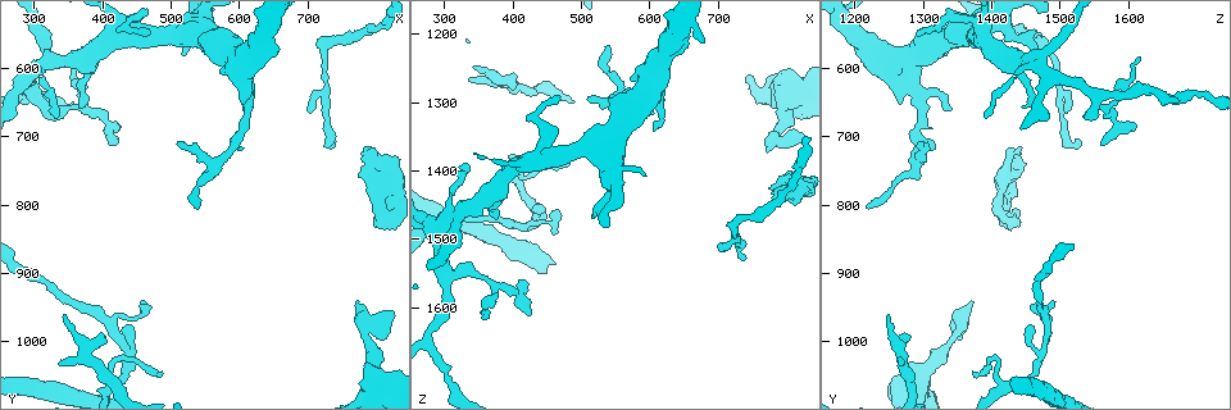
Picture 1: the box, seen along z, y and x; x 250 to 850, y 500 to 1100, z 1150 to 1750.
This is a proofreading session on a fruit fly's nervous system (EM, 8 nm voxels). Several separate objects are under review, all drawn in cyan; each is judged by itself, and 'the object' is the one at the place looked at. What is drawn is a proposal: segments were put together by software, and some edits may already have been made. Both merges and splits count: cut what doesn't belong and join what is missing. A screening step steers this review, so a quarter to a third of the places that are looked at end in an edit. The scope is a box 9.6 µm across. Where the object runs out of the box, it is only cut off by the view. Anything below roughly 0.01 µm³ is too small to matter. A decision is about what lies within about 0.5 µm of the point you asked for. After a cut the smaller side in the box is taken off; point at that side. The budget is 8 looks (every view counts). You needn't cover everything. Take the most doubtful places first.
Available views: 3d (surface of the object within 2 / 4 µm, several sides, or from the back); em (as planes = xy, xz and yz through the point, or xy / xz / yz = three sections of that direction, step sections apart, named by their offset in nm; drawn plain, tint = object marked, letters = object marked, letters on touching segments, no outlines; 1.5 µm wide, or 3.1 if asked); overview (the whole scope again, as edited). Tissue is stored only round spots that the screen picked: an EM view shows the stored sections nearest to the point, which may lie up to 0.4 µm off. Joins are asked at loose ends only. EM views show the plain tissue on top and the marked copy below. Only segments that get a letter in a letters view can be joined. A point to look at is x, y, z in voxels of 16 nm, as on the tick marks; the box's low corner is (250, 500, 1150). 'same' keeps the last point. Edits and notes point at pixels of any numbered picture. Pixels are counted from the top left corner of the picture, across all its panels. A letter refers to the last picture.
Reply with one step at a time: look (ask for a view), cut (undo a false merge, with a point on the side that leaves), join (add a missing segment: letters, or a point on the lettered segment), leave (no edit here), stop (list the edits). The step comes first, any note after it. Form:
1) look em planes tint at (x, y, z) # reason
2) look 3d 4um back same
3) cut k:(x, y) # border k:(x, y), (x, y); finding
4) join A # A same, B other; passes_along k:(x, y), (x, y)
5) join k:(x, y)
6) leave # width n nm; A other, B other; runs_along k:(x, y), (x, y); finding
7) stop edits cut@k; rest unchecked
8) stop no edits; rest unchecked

look em planes letters at (800, 830, 1440) # free end

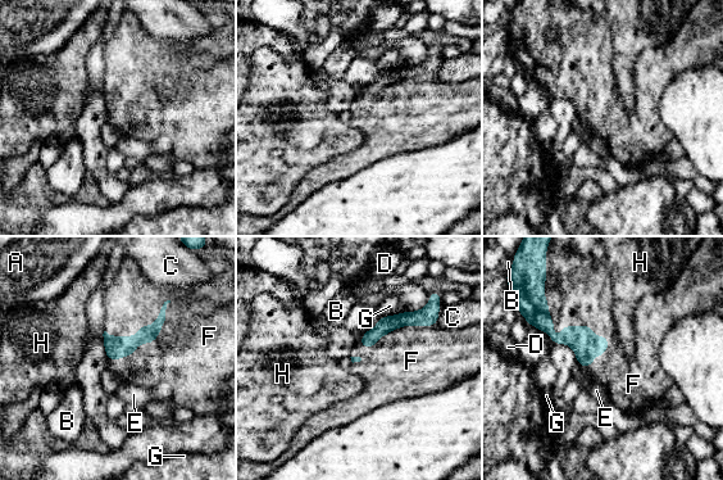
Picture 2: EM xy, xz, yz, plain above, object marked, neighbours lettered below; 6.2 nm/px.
join F # A other, B other, C other, D other, E other, F same, G other, H other; passes_along 2:(117, 347), (146, 342), (183, 356); the cell continues

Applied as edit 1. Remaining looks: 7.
look overview # see it whole again

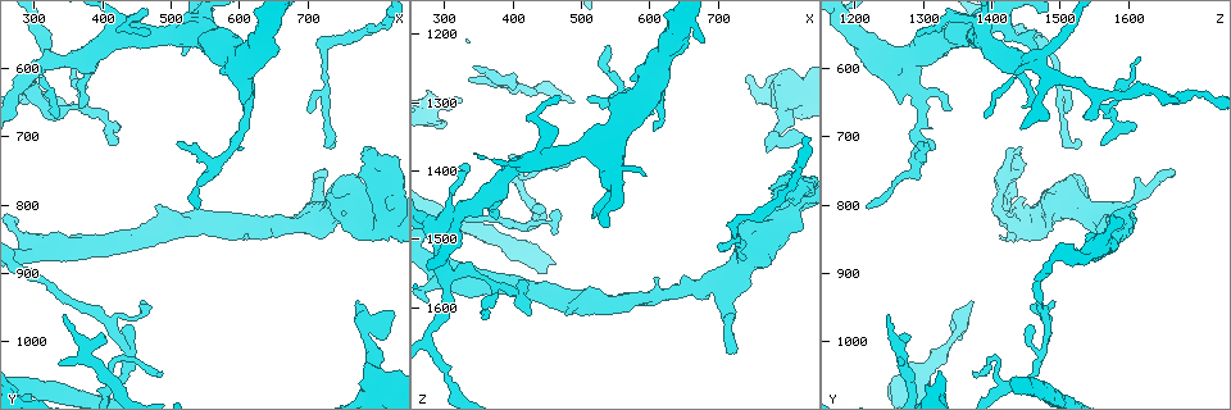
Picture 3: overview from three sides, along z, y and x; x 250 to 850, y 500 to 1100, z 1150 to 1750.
look em planes letters at (775, 940, 1370) # an open end

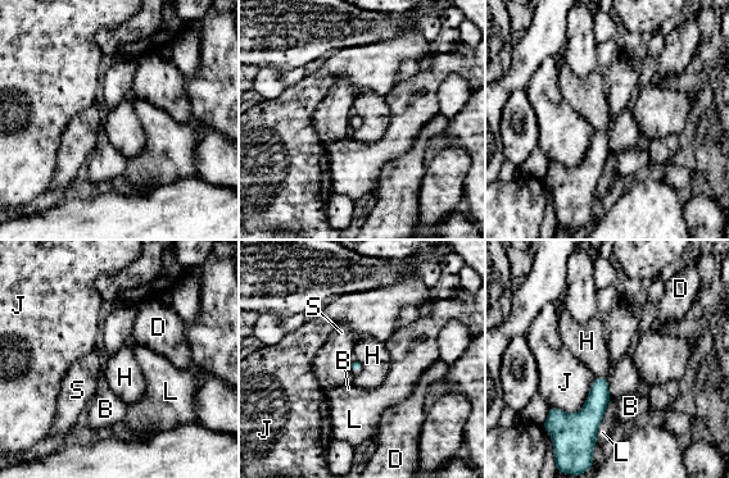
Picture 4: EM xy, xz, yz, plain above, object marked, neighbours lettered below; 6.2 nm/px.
leave # longest_contact J 340 nm; B other, D other, H other, J other, L other, S other; border 4:(596, 376), (606, 379), (611, 397); no lettered segment goes on from it

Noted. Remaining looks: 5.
look 3d 4um at (335, 1030, 1265) # tapers out

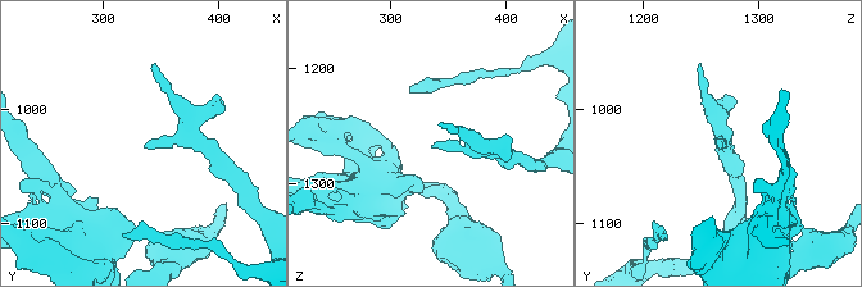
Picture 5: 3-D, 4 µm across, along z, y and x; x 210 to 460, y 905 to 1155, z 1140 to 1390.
look em xz step 8 letters at (334, 1032, 1264) # shape alone is not enough

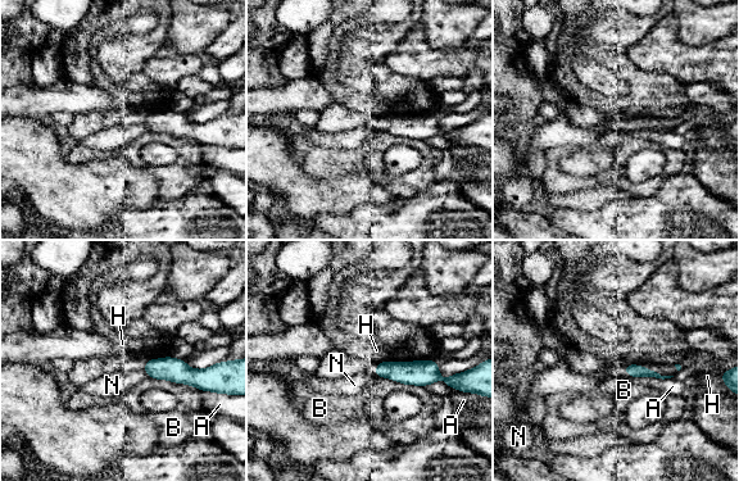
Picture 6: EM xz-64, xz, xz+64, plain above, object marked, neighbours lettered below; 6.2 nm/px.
leave # A other, B other, H other, N other; border 6:(402, 361), (379, 362); none of them fits

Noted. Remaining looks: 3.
stop edits join@2; rest unchecked

